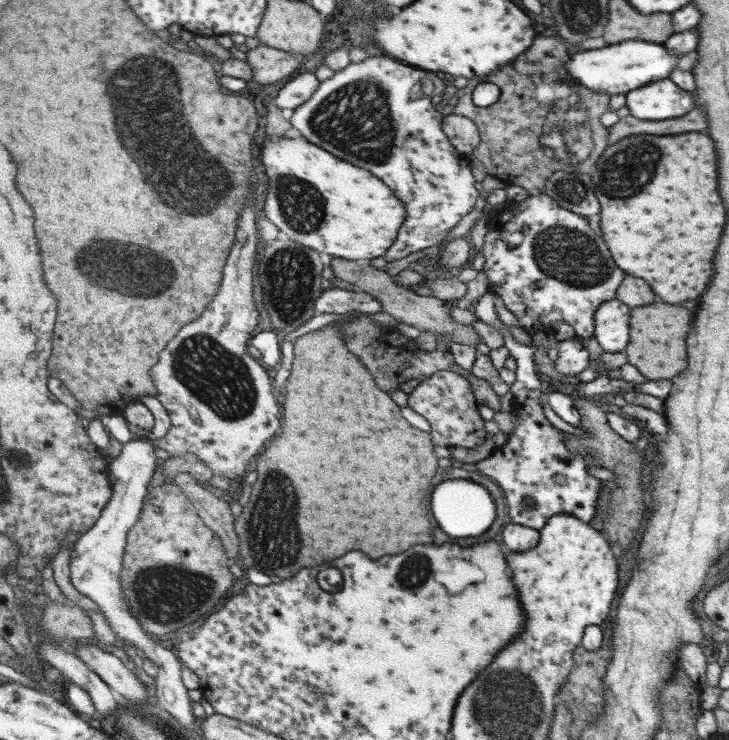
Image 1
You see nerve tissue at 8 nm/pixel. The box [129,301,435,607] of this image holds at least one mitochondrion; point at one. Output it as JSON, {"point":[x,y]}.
{"point":[205,368]}

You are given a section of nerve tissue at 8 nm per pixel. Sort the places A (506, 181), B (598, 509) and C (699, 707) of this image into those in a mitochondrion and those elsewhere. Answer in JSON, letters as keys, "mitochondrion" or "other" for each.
{"A":"other","B":"other","C":"other"}

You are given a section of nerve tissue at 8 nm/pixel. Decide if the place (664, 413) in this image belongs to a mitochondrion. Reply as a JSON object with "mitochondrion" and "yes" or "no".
{"mitochondrion":"no"}

